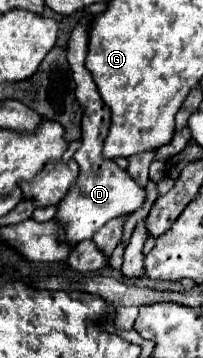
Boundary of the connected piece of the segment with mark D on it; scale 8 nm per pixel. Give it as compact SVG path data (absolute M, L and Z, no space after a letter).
M88 18L80 22L80 26L74 28L72 38L68 42L68 62L74 74L76 82L76 98L84 110L82 118L82 146L76 150L74 160L80 166L80 178L70 188L68 196L58 204L58 214L54 220L60 220L66 224L66 238L72 244L78 244L80 240L92 238L92 234L102 228L108 220L124 214L124 212L136 212L146 202L146 188L138 186L132 176L126 174L114 160L104 160L102 148L104 138L110 128L110 108L104 104L104 100L98 94L98 88L90 76L90 72L84 66L88 50Z

